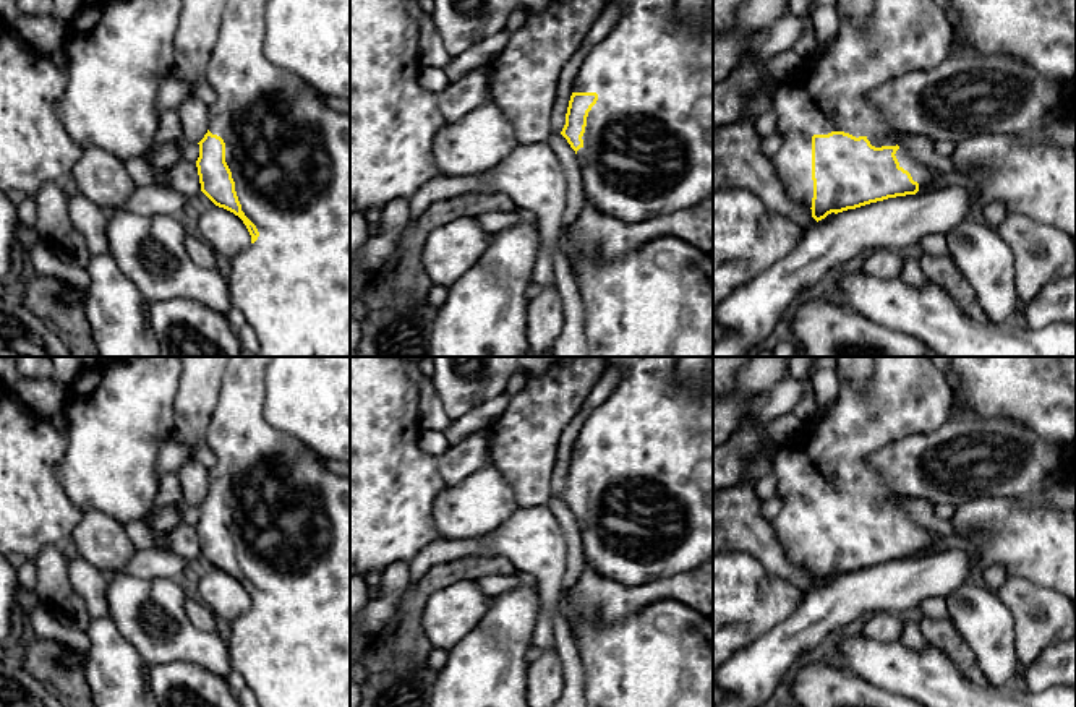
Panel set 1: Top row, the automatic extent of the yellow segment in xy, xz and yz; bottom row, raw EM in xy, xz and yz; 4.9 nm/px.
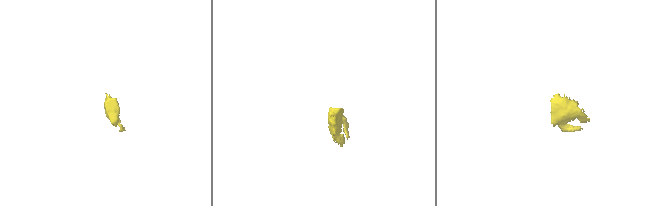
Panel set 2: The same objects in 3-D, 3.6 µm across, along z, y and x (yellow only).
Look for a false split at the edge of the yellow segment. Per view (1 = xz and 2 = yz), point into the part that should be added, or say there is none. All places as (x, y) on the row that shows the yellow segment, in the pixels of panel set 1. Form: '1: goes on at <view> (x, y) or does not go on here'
1: goes on at xz (647, 151)
2: goes on at yz (832, 94)

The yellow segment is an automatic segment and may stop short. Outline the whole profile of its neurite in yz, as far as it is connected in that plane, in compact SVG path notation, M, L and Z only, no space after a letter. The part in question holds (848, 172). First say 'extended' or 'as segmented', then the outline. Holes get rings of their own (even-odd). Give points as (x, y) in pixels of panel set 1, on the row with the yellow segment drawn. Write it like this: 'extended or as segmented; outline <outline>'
extended; outline M873 0L872 19L864 29L857 29L839 15L836 42L807 58L797 79L773 83L747 99L741 118L776 115L776 133L783 136L783 144L771 156L773 165L789 198L812 211L812 224L831 212L916 195L920 185L943 175L942 170L920 164L898 146L898 138L904 131L877 118L869 105L869 94L891 79L940 65L950 54L950 41L951 23L933 0Z

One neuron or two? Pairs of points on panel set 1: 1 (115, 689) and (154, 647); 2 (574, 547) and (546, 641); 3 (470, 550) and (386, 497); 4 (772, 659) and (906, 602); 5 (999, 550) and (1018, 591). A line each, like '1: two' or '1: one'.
1: two
2: two
3: two
4: one
5: two

